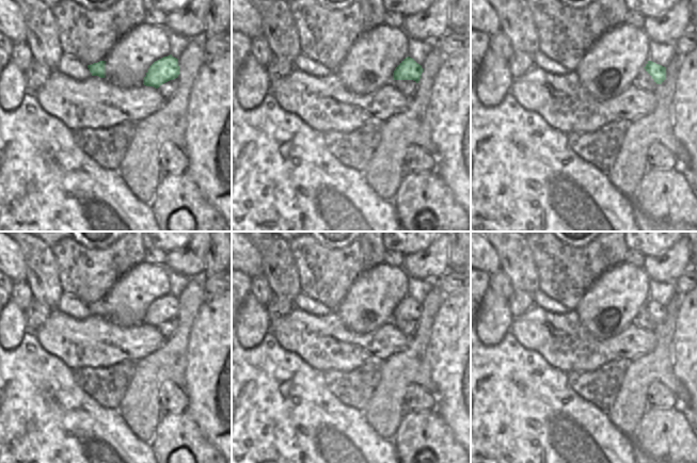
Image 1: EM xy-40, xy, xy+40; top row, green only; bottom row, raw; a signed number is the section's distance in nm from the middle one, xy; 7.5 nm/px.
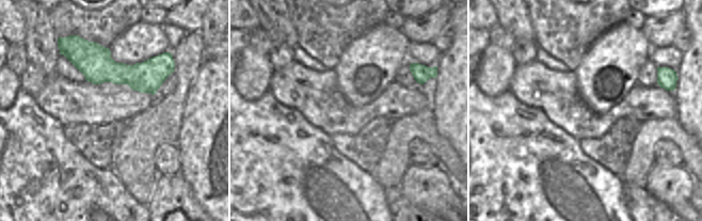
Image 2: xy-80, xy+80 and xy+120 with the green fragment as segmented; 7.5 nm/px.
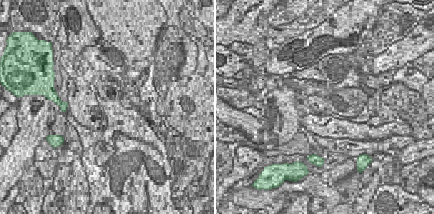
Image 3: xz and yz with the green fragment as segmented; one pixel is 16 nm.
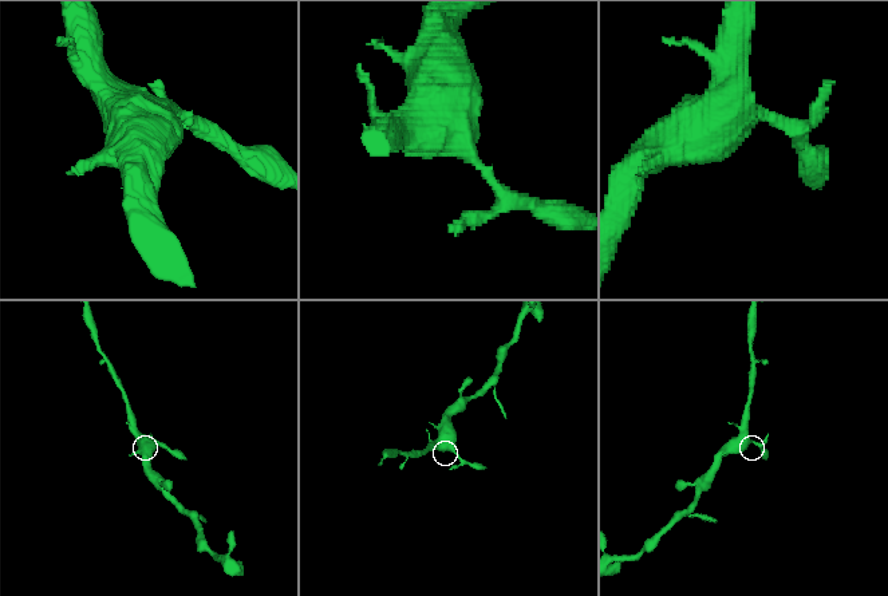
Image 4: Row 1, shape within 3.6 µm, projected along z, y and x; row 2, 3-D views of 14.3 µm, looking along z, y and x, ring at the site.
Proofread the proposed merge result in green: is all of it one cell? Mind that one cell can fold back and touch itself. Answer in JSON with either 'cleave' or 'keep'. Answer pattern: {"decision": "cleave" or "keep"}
{"decision": "cleave"}

